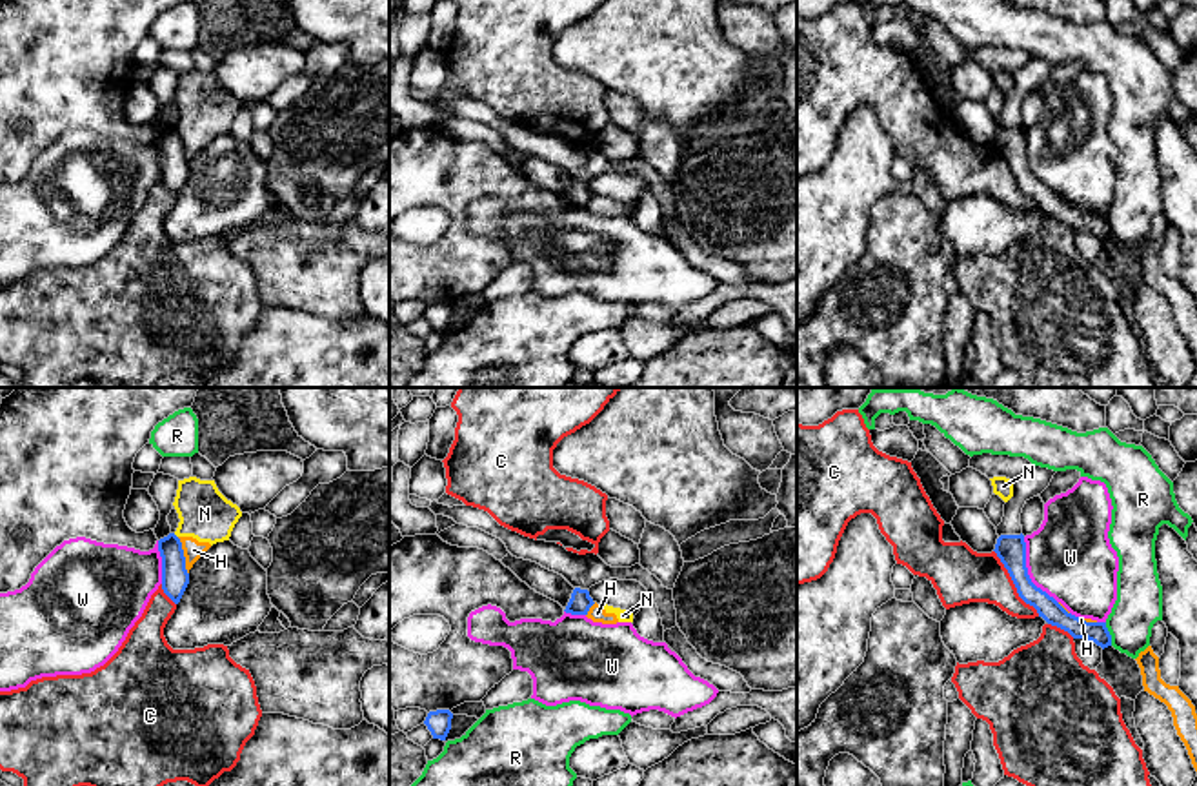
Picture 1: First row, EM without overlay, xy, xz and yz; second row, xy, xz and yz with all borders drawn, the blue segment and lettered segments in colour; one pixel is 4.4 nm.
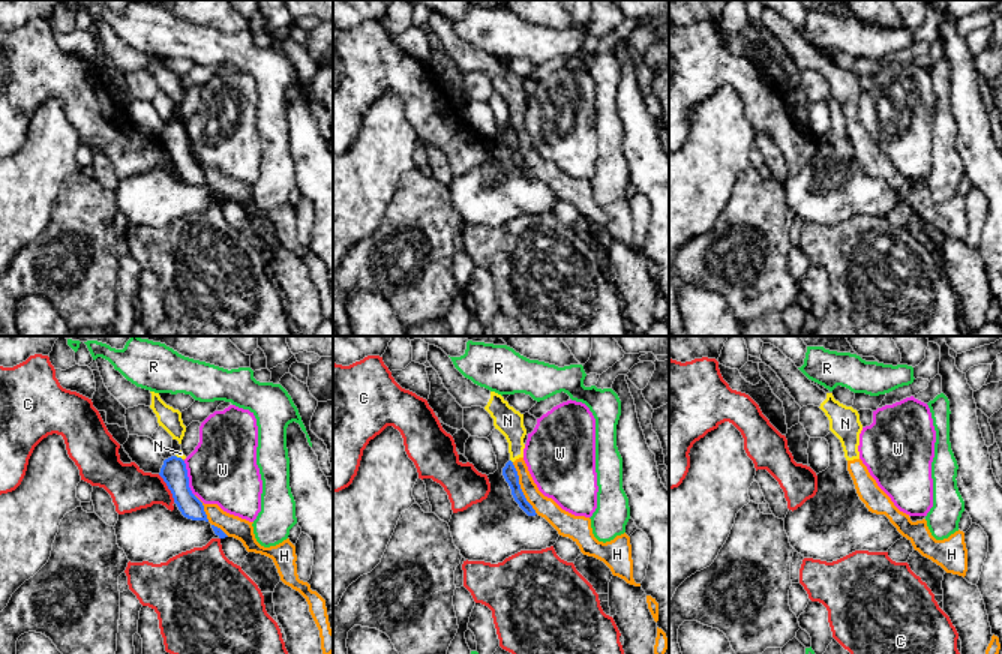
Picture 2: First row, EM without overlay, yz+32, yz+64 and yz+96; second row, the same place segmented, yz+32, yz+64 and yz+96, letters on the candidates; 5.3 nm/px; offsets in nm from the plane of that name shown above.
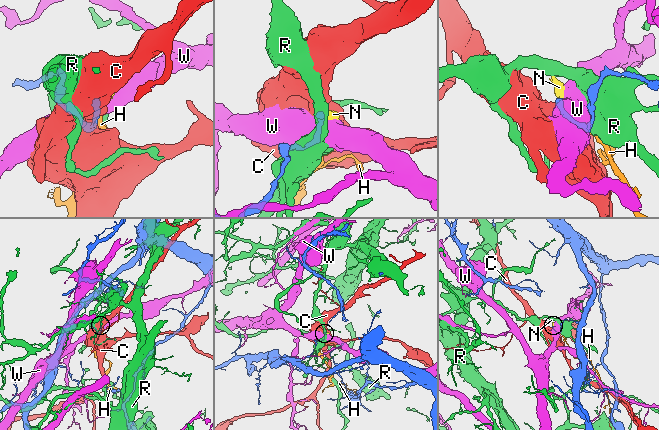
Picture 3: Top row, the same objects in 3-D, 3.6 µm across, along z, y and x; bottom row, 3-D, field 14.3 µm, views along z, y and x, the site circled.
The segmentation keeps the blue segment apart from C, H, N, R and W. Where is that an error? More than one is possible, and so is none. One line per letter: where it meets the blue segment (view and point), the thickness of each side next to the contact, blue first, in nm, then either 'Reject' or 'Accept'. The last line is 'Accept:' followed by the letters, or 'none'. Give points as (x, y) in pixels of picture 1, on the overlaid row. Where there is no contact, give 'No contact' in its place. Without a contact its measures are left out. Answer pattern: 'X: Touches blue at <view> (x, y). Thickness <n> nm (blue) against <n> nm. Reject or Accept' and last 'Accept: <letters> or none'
C: Touches blue at yz (1014, 583). Thickness 130 nm (blue) against 260 nm. Reject
H: Touches blue at xy (182, 555). Thickness 120 nm (blue) against 90 nm. Reject
N: Touches blue at xy (175, 535). Thickness 120 nm (blue) against 220 nm. Reject
R: Touches blue at yz (1108, 634). Thickness 90 nm (blue) against 200 nm. Reject
W: Touches blue at yz (1026, 572). Thickness 130 nm (blue) against 380 nm. Reject
Accept: none

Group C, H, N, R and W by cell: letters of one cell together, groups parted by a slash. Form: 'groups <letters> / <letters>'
groups C / H N / R / W

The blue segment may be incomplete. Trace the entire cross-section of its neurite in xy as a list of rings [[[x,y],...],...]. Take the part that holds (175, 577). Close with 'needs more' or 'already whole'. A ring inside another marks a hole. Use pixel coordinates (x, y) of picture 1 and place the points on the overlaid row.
[[[169,533],[158,540],[158,551],[162,557],[162,590],[178,604],[189,584],[182,542],[175,533]]]; already whole

